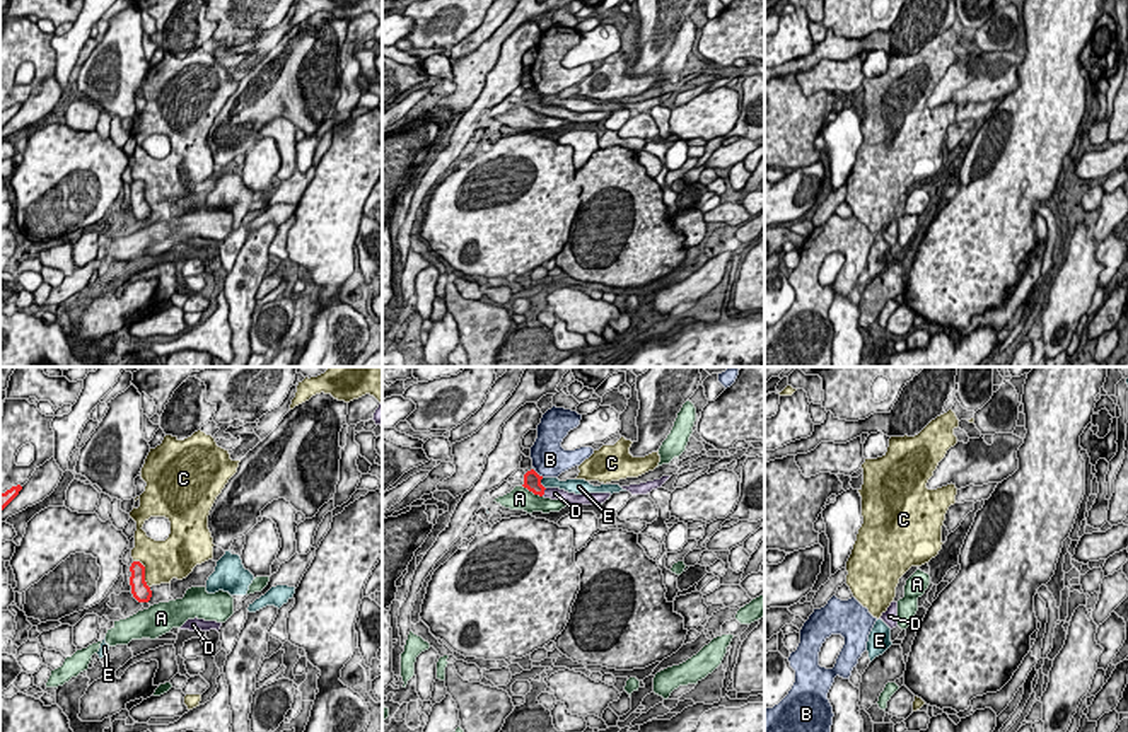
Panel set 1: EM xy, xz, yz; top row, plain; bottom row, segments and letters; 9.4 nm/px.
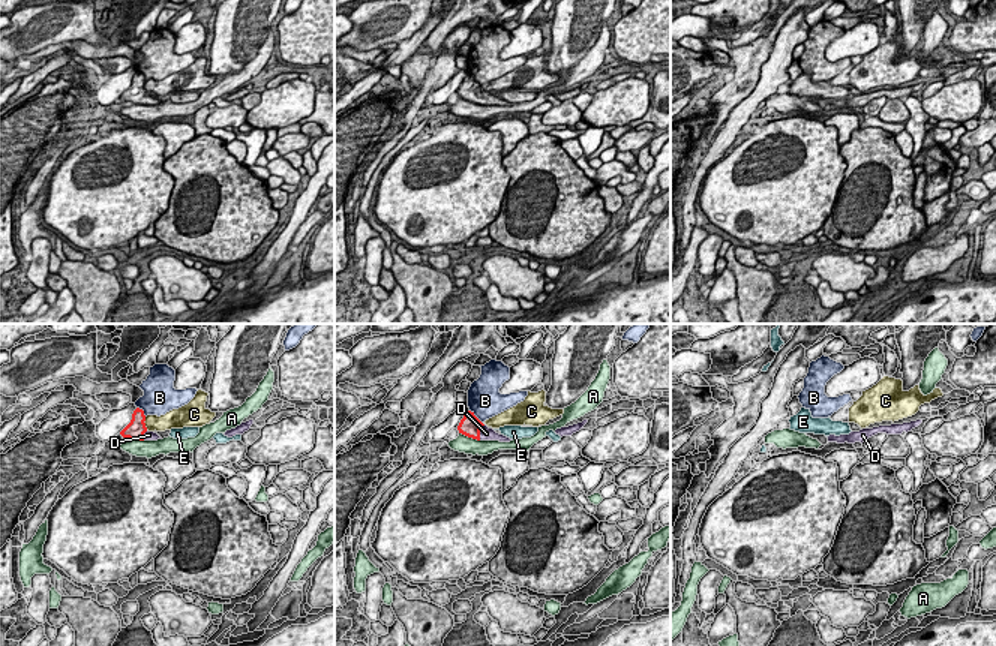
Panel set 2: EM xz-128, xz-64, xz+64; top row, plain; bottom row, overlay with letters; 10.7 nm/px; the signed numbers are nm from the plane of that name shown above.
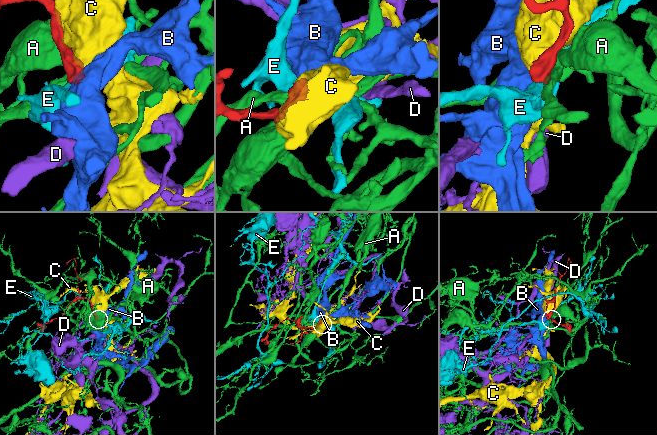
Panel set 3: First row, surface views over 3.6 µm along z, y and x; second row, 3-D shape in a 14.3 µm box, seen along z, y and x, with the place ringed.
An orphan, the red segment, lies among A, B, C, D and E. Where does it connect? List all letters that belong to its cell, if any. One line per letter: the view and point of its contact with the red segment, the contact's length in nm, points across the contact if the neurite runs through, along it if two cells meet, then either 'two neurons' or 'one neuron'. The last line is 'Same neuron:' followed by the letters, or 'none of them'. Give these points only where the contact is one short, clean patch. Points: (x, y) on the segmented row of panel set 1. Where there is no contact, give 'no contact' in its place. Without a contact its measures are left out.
A: xz (533, 492) | 220 nm | along xz (523, 485), (541, 497) | two neurons
B: xz (538, 475) | 110 nm | along xz (534, 471), (543, 476) | two neurons
C: xy (144, 572) | 300 nm | two neurons
D: xz (543, 492) | 100 nm | across xz (531, 478), (543, 492), (555, 493) | one neuron
E: xz (540, 483) | 120 nm | along xz (541, 478), (545, 488) | two neurons
Same neuron: D

